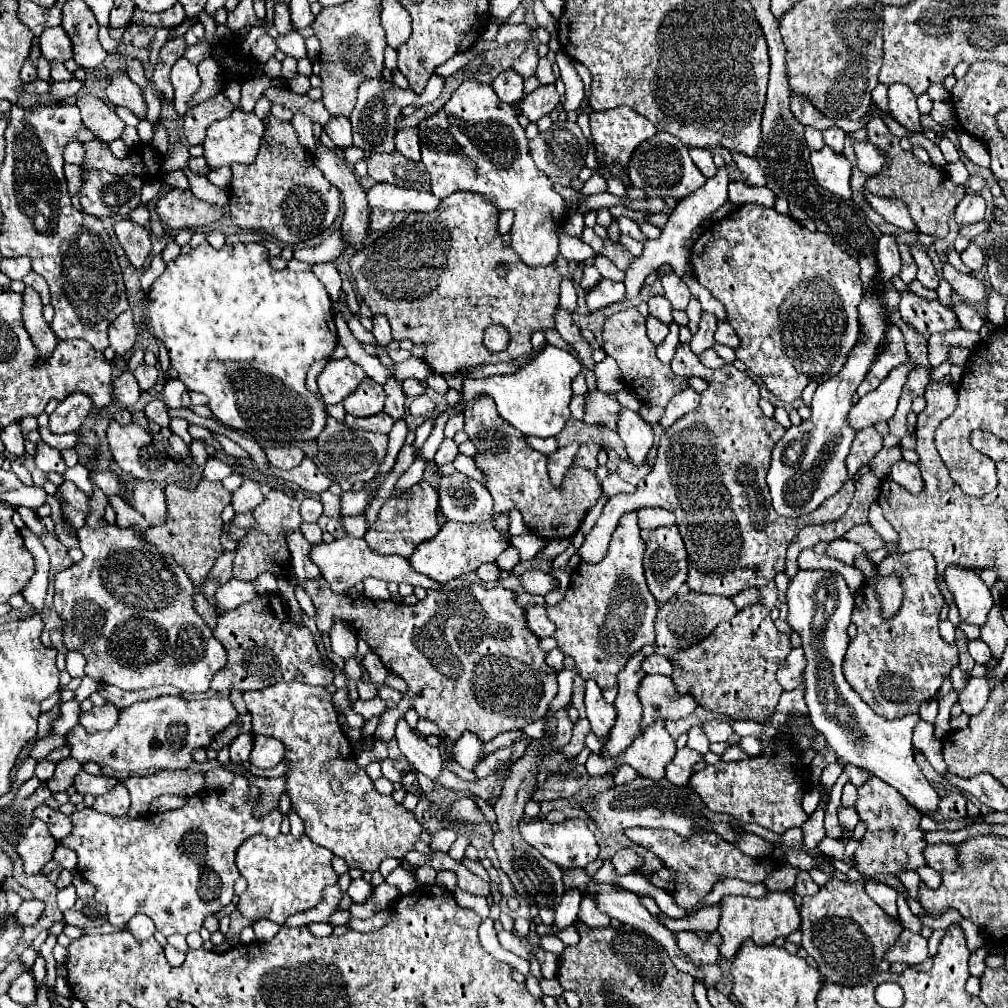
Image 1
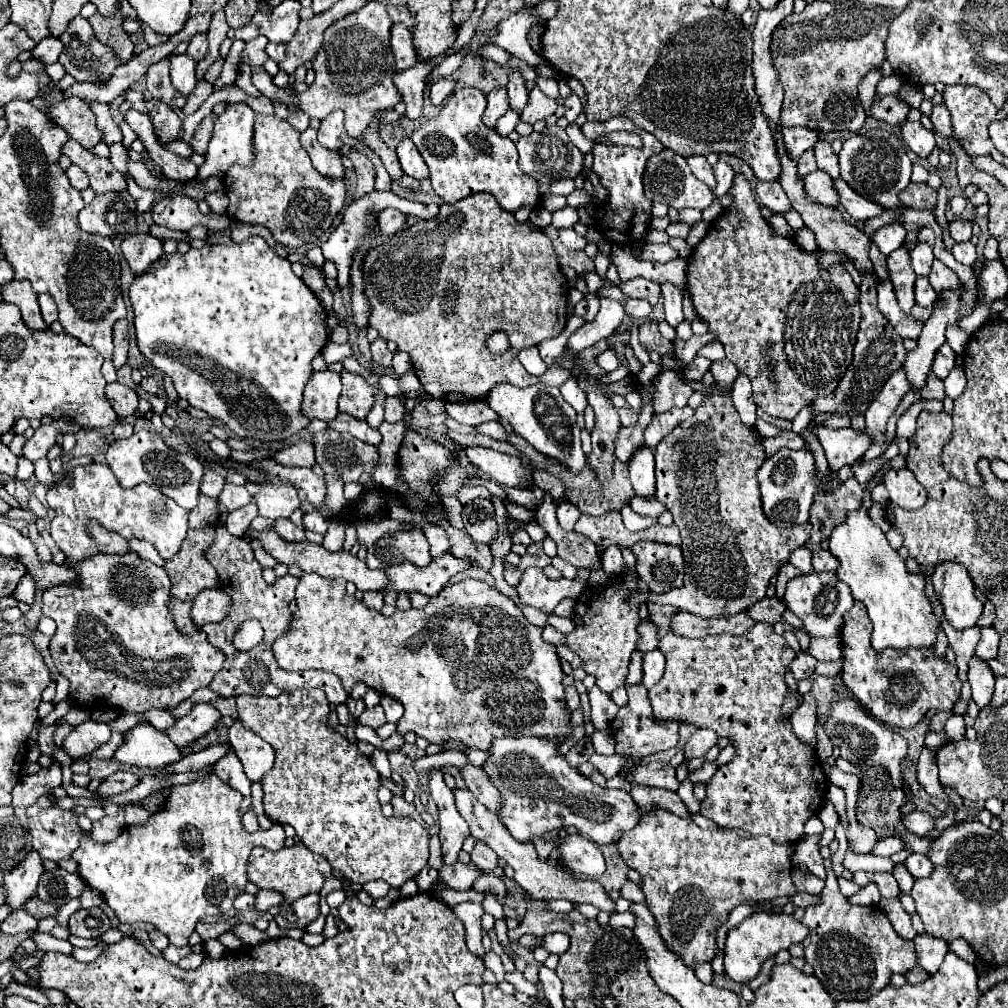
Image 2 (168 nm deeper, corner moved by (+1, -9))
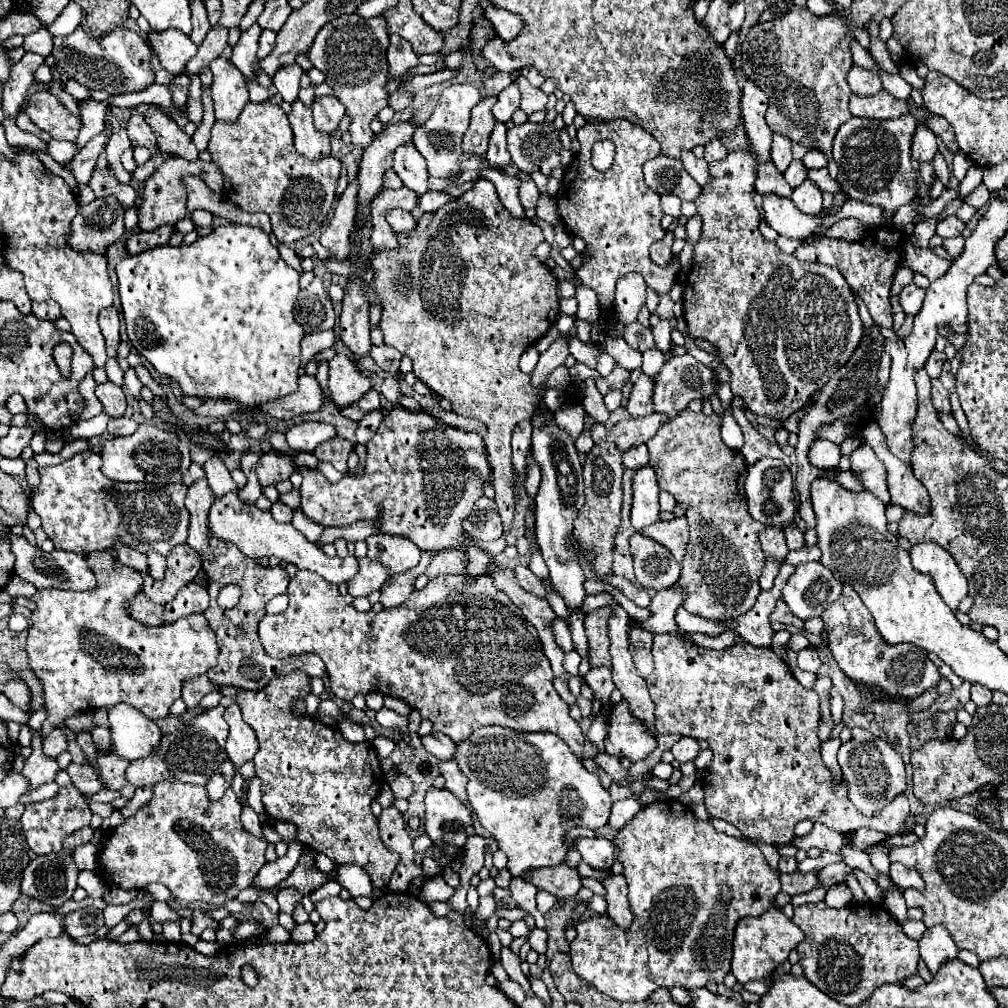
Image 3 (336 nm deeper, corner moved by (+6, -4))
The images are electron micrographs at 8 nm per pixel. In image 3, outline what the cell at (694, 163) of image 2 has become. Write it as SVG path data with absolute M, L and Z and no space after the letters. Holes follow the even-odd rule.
M685 150L685 152L681 152L681 162L683 162L683 166L685 166L685 170L689 172L689 176L691 178L695 178L695 182L699 184L699 186L703 186L703 184L707 184L711 178L709 178L709 168L707 168L707 162L701 158L695 158L693 156L693 152L689 152L689 150Z

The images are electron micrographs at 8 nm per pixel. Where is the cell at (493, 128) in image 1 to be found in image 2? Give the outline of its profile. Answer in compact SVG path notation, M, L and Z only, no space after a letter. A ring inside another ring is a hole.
M462 87L446 101L440 115L426 121L412 133L412 141L430 169L434 191L444 203L456 203L458 199L474 193L490 193L502 209L512 213L526 205L540 205L542 193L538 183L518 167L518 151L514 141L510 137L502 137L494 127L484 125L484 109L486 95L478 89Z

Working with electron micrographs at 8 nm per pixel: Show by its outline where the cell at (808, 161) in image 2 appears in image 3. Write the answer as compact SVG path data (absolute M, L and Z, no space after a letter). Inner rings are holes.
M793 160L791 164L789 164L789 168L785 170L785 180L787 180L787 184L791 186L791 188L797 188L801 182L805 182L805 166L803 166L803 162L801 160Z

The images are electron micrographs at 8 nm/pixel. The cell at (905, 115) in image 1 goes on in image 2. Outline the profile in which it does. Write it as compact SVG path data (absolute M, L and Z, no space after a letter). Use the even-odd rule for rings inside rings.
M904 121L902 123L902 139L920 157L926 157L936 147L934 133L930 129L926 129L922 123Z

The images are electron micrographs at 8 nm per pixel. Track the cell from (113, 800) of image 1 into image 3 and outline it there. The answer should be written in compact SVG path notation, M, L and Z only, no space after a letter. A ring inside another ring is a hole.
M91 826L83 828L83 830L77 830L73 832L69 838L65 838L65 848L61 848L61 852L53 852L53 854L45 854L45 856L37 856L35 860L29 862L29 866L25 868L23 872L23 882L21 882L21 892L29 898L35 898L35 900L41 900L45 904L51 904L51 906L61 906L65 904L67 900L71 900L73 896L73 890L77 888L77 866L73 862L73 850L81 844L87 844L91 842L95 830Z

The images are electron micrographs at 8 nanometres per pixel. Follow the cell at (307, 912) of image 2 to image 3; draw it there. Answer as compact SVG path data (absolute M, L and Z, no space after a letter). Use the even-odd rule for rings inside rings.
M283 888L283 890L279 890L279 892L277 892L277 902L279 902L281 910L283 910L283 912L287 912L287 914L291 914L291 912L293 912L295 904L297 904L301 898L303 898L303 896L301 896L301 892L297 892L295 888Z

